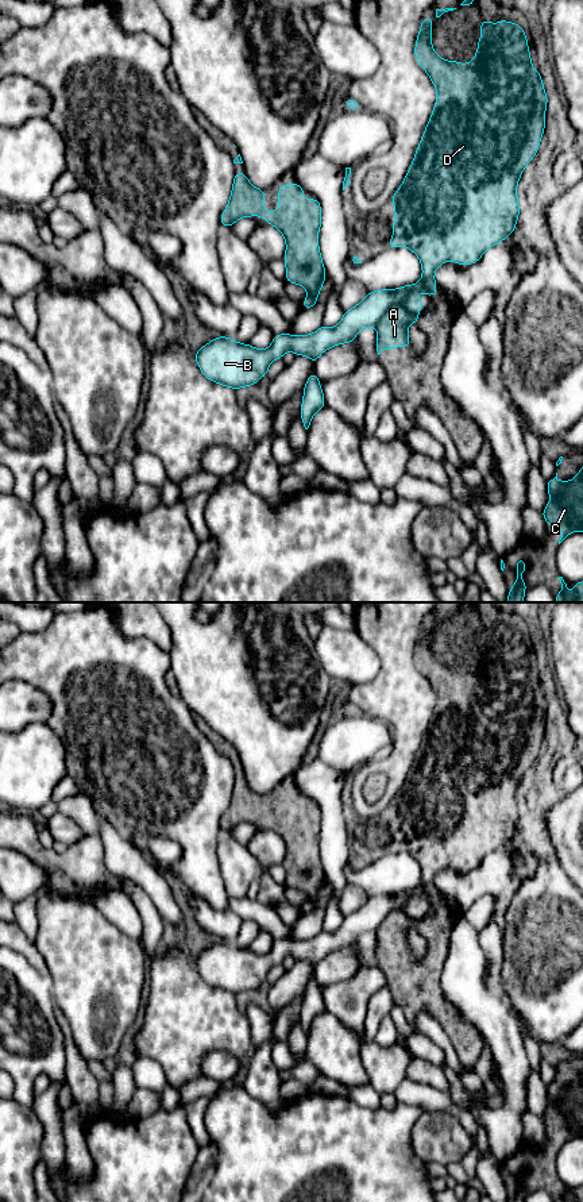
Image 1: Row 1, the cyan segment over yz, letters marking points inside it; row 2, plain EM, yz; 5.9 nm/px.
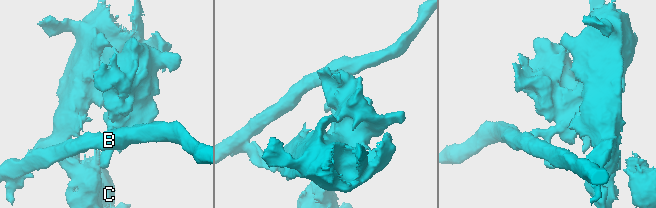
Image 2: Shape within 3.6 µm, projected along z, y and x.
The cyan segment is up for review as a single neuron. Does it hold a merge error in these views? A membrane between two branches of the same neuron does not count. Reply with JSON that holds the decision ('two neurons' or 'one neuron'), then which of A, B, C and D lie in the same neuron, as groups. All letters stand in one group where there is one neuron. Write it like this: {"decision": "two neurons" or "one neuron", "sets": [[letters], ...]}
{"decision": "two neurons", "sets": [["A", "C", "D"], ["B"]]}

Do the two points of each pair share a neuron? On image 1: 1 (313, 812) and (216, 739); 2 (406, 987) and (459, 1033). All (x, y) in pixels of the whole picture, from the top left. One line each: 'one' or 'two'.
1: one
2: one

